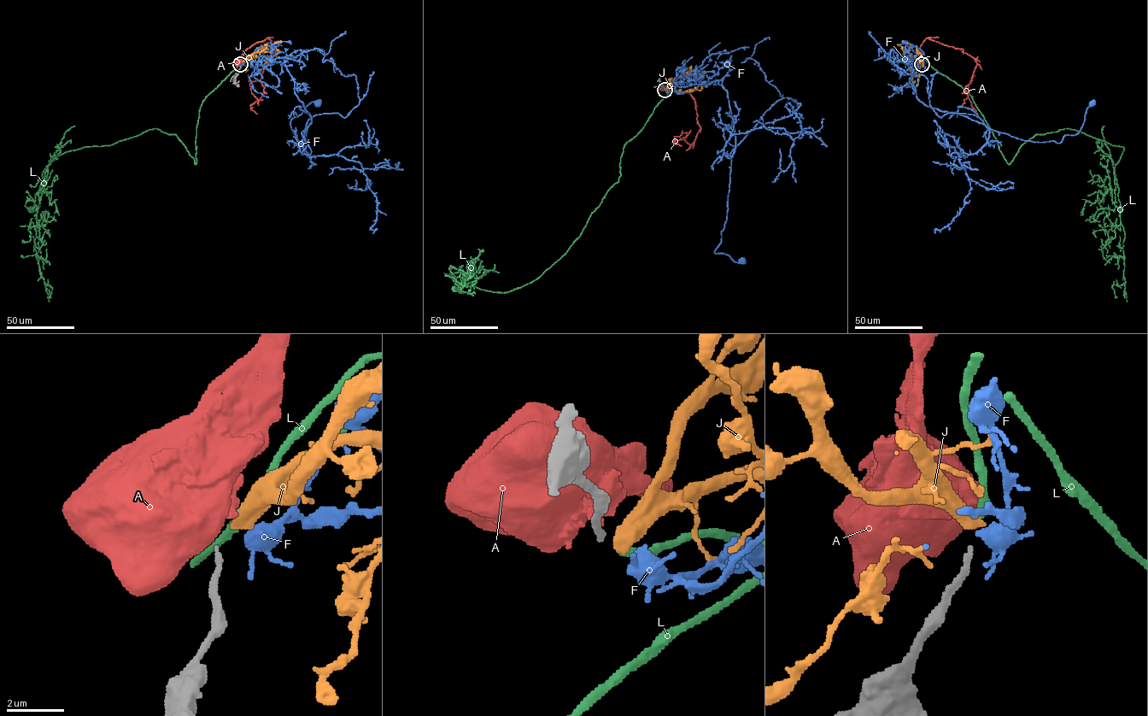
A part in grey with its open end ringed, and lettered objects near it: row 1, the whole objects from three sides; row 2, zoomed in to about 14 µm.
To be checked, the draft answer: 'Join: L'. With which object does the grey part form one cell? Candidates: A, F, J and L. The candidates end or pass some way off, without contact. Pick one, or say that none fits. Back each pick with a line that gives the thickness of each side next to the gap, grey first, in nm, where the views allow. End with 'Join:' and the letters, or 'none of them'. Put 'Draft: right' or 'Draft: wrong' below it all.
L: 190 nm thick on the grey side, 240 nm on the other
Join: L
Draft: right

